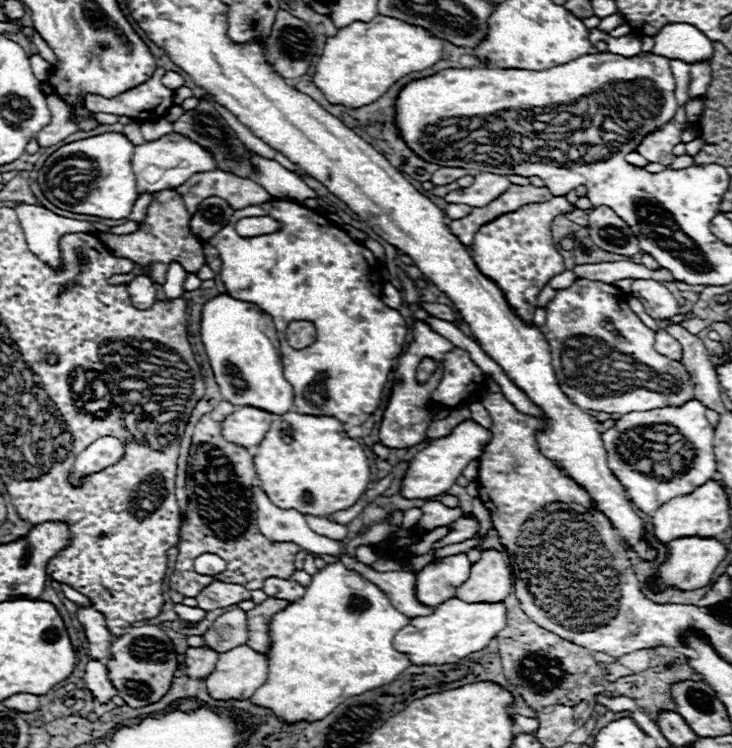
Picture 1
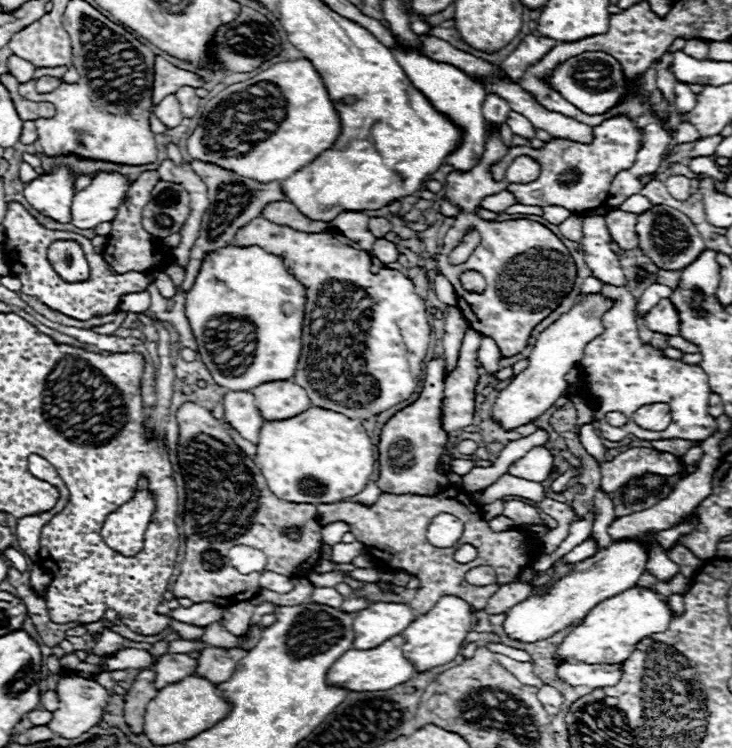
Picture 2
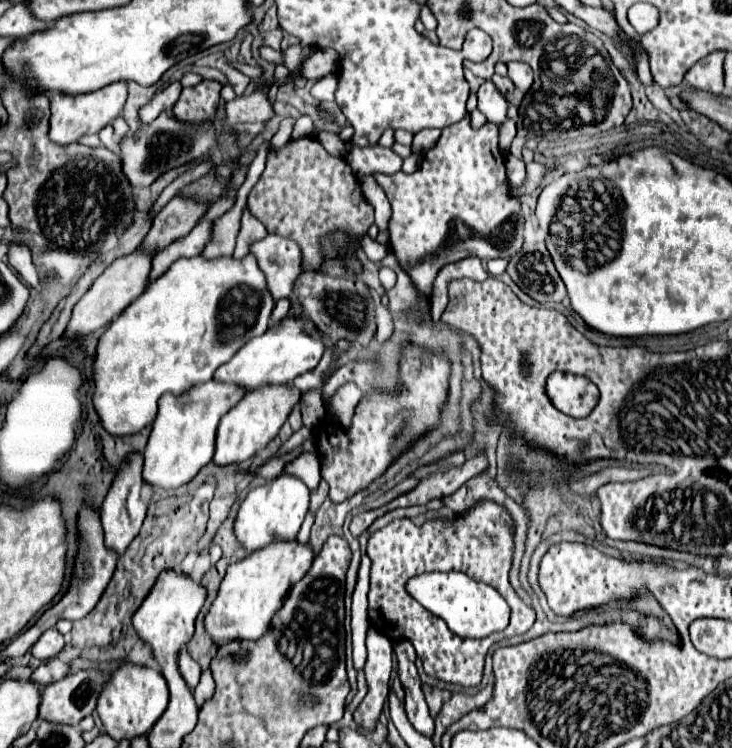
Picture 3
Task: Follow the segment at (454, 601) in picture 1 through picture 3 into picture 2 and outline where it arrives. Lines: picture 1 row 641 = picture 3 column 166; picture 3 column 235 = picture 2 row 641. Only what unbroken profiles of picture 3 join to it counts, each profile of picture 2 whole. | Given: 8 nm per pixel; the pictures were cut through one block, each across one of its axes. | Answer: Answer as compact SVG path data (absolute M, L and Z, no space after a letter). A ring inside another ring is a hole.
M394 636L370 650L348 650L328 670L326 676L328 684L342 686L354 692L376 692L376 690L390 690L398 684L404 684L406 680L412 680L416 676L416 666L408 658L404 658L402 646L404 646L404 638Z

